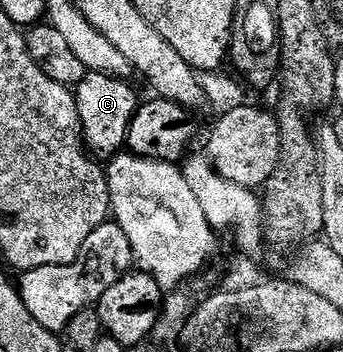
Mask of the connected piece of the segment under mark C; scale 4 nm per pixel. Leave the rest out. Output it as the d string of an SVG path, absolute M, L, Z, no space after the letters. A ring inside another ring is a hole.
M90 71L74 88L78 117L80 118L80 134L84 137L84 145L93 156L111 157L121 150L128 141L128 126L138 106L136 91L131 82L115 79L113 75Z

